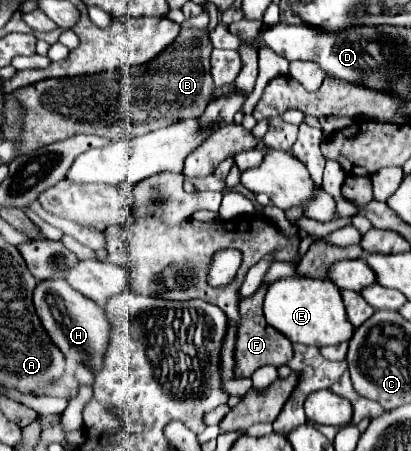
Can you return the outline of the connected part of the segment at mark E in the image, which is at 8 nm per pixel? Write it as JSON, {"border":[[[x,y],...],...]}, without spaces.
{"border":[[[298,274],[278,278],[274,284],[270,284],[264,298],[264,318],[272,328],[282,332],[292,342],[318,348],[346,342],[348,338],[352,338],[354,332],[352,324],[346,318],[338,286],[330,280],[306,278]]]}

